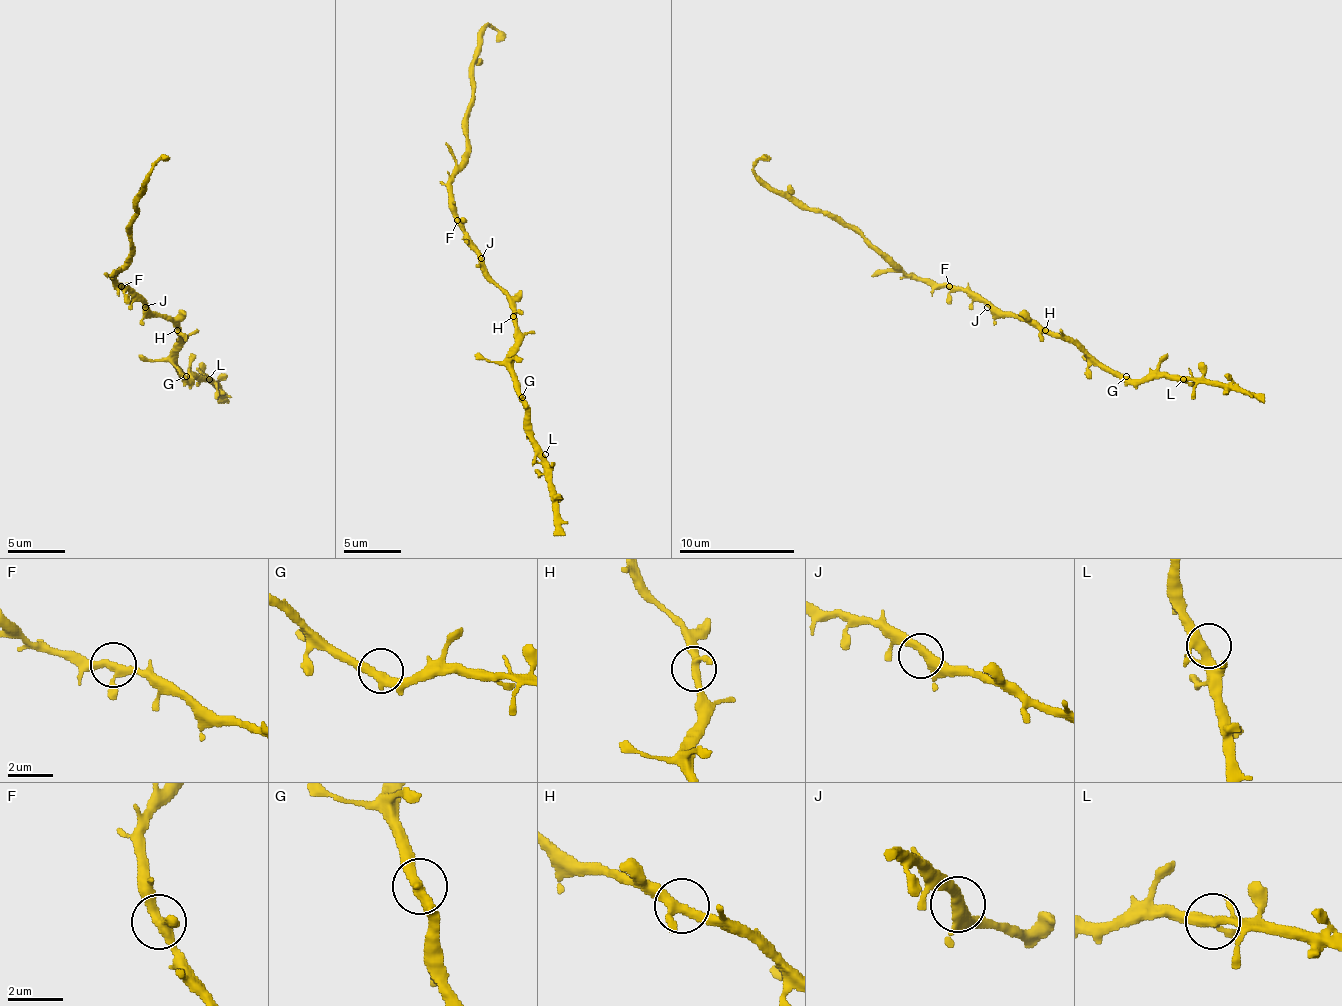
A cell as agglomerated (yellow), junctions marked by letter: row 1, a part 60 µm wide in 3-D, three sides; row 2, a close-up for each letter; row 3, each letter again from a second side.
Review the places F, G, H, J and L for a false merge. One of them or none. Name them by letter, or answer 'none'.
none

